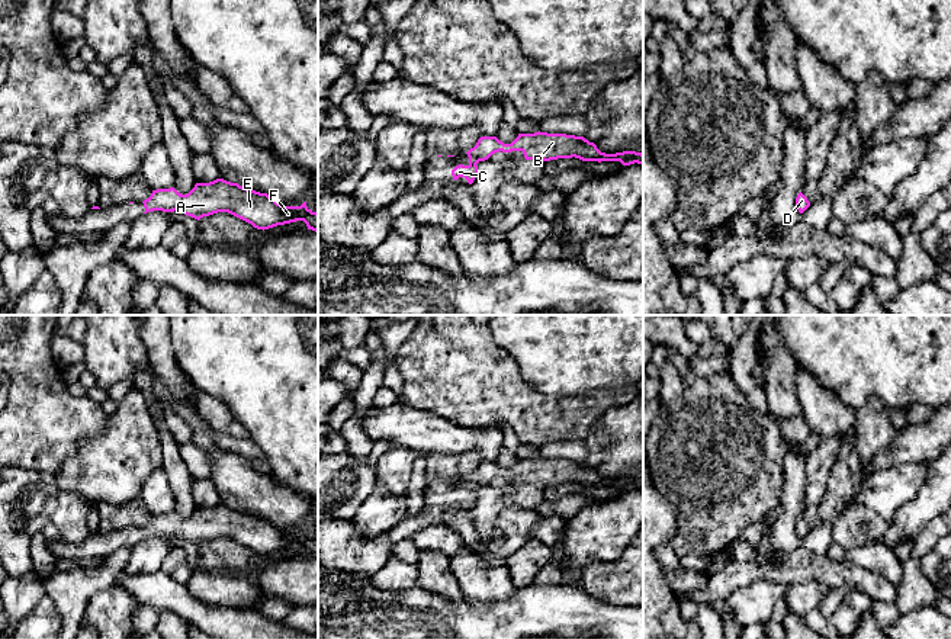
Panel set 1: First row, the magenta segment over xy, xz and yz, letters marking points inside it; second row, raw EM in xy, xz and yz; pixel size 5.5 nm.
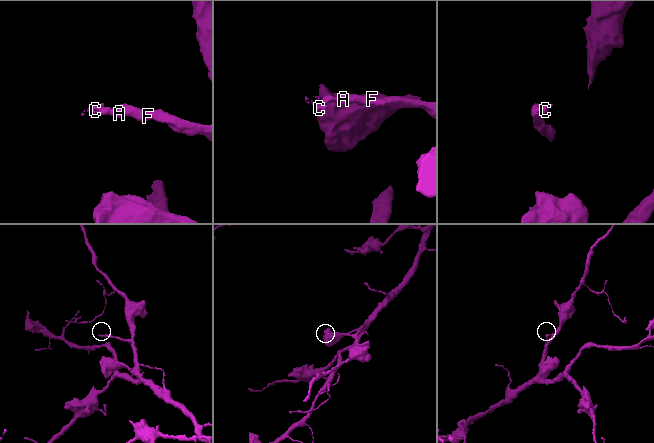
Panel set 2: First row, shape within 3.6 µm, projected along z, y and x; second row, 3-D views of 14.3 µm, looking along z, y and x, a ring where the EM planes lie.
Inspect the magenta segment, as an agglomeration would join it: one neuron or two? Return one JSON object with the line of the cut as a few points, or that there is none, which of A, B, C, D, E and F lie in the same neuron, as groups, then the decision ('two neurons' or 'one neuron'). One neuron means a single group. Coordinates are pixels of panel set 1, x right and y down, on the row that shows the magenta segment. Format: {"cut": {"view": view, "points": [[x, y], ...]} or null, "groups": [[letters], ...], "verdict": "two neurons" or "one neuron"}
{"cut": null, "groups": [["A", "B", "C", "D", "E", "F"]], "verdict": "one neuron"}

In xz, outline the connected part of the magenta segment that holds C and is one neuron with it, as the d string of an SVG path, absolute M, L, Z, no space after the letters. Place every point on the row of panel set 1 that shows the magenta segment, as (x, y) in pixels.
M518 134L511 144L504 144L497 137L481 137L473 148L466 154L469 164L459 164L452 170L453 180L465 177L469 184L478 174L478 163L488 160L495 152L521 151L526 160L558 160L579 158L582 161L620 161L623 166L643 164L643 154L636 151L623 151L616 154L601 152L594 142L584 137L566 134Z

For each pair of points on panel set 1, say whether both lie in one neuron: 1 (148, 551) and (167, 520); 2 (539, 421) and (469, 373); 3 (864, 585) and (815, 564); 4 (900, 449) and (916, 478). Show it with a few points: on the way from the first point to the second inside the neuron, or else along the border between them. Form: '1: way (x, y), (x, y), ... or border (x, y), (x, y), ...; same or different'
1: border (170, 536), (147, 536), (131, 548); different
2: way (521, 408), (487, 388); same
3: way (852, 577), (826, 571); same
4: border (927, 462), (903, 462), (874, 472); different

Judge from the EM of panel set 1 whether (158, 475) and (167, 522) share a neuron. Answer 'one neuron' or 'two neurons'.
two neurons

